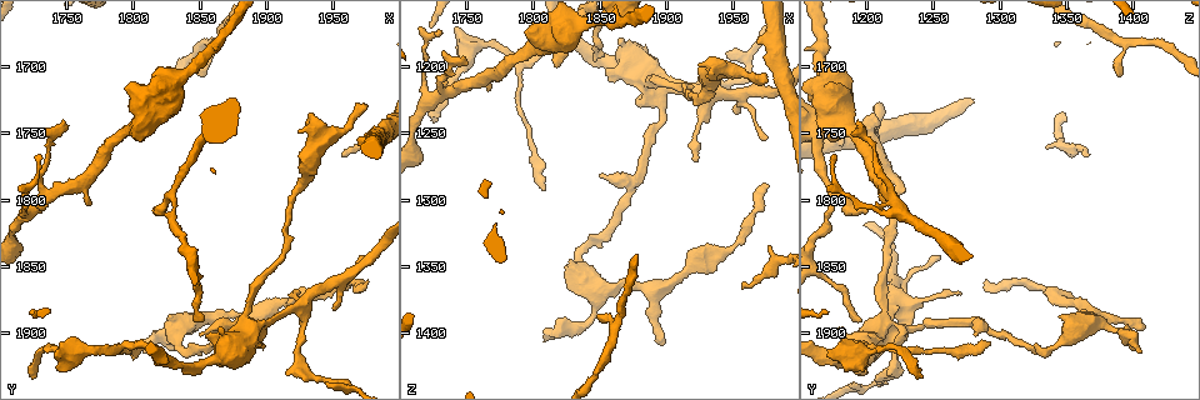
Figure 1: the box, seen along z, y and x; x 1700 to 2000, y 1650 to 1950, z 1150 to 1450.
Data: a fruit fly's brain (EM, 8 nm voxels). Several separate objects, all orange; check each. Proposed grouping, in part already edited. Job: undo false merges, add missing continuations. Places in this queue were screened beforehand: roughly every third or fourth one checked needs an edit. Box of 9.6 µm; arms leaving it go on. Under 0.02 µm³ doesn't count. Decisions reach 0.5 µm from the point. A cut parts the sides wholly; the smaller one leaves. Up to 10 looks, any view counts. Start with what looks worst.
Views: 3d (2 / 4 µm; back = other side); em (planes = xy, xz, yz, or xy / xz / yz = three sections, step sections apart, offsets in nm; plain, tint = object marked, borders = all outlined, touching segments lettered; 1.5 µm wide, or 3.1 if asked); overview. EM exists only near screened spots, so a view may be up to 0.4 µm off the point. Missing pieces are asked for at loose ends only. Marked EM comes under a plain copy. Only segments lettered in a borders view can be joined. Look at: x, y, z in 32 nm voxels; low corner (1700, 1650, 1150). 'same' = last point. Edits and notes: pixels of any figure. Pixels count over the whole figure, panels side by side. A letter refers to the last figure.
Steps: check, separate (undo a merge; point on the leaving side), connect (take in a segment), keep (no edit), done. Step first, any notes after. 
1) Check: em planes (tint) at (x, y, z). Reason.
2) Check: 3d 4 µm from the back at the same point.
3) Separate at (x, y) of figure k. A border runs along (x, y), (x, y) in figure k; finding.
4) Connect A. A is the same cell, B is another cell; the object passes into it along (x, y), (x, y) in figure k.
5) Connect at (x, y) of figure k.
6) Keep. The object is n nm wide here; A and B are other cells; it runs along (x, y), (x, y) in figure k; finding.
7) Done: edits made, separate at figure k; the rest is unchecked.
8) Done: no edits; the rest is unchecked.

Check: 3d 4 µm at (1728, 1932, 1242). Free end.

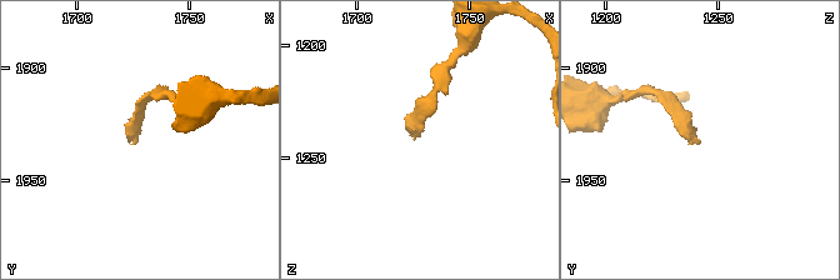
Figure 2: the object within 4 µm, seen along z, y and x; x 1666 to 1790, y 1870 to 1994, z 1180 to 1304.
Check: em planes (tint) at (1726, 1934, 1242).

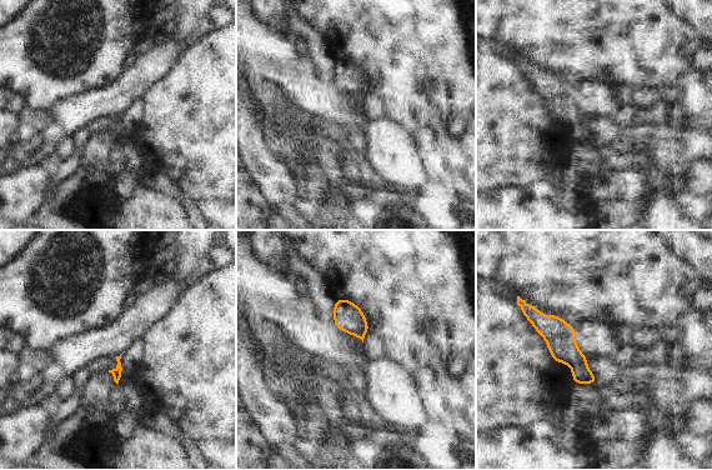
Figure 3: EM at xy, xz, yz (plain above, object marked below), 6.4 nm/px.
Check: em planes (borders) at the same point. What lies round it.

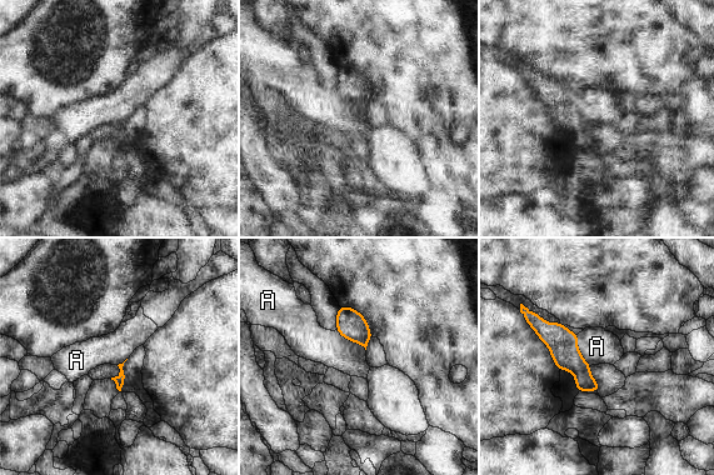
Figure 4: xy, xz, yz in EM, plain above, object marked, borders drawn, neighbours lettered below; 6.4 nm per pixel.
Keep. The longest contact is with A, 240 nm; A is another cell; a border runs along (578, 333), (577, 346), (590, 365) in figure 4; none of them fits.

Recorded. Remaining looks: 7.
Check: em planes (borders) at (1958, 1766, 1366). An open end.

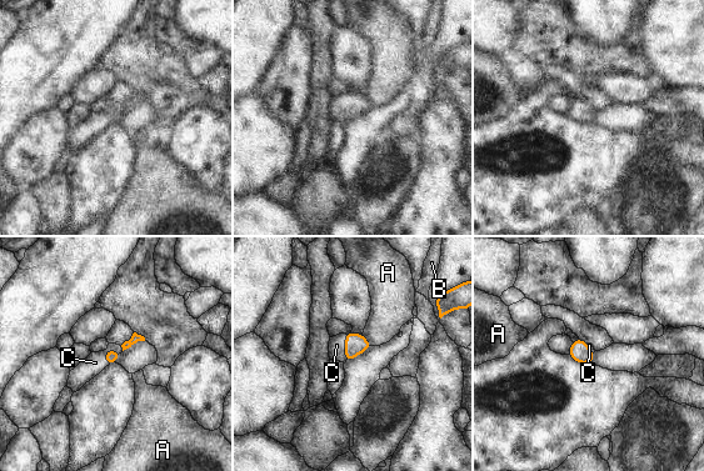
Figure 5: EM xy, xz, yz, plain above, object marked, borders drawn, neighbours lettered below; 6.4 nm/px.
Connect at (95, 362) of figure 5. The longest contact is with C, 160 nm; C is the same cell, A and B are other cells; the object passes into it along (110, 356), (109, 350), (95, 362) in figure 5; the cell continues.

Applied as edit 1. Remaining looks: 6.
Check: em xz step 4 (borders) at (1790, 1914, 1198). Abrupt turn.

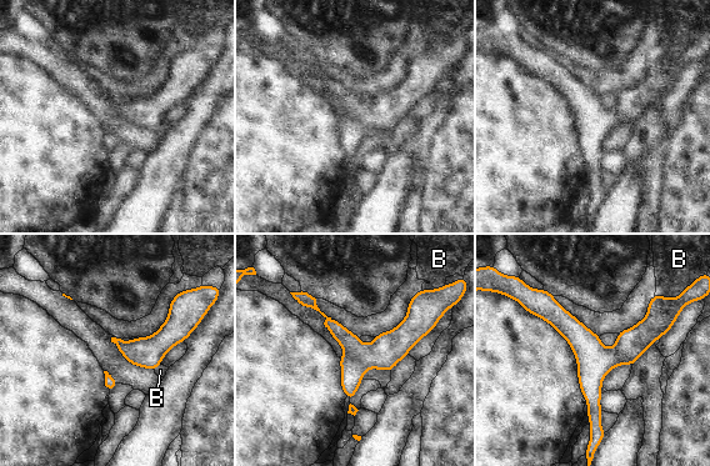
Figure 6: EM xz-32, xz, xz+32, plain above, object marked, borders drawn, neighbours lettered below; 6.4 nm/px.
Check: em planes (borders) at the same point. Cut it another way.

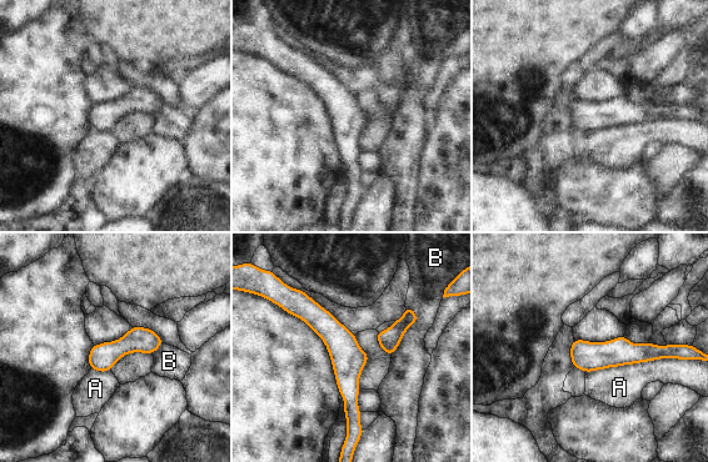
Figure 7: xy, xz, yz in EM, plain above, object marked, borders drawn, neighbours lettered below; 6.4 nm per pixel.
Keep. The longest contact is with A, 600 nm; A and B are other cells; a border runs along (678, 358), (653, 358), (588, 373) in figure 7; all the same cell.

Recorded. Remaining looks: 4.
Done: edits made, connect at figure 5; the rest is unchecked.

